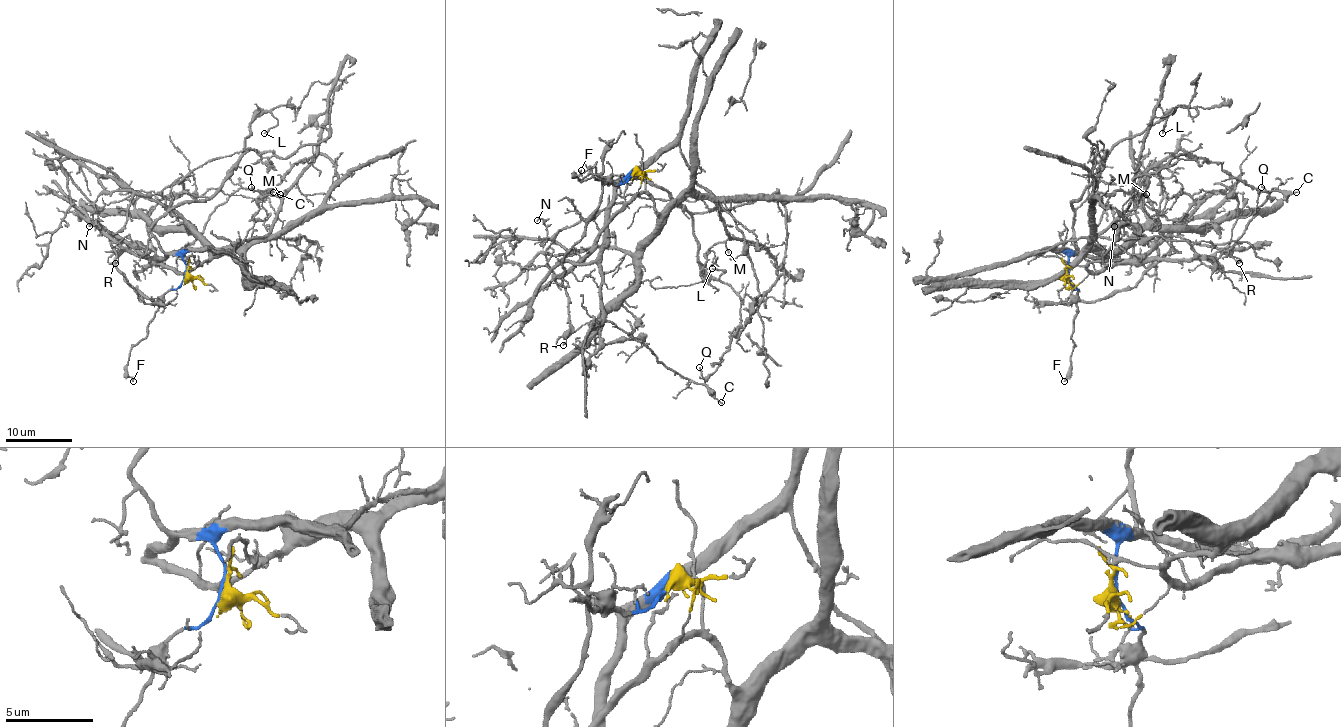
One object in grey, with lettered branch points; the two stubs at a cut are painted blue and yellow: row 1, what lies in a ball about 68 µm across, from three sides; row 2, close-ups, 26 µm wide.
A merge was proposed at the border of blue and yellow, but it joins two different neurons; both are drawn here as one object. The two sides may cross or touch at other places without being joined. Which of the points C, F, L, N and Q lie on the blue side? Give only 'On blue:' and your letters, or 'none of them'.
On blue: C, F, L, Q

